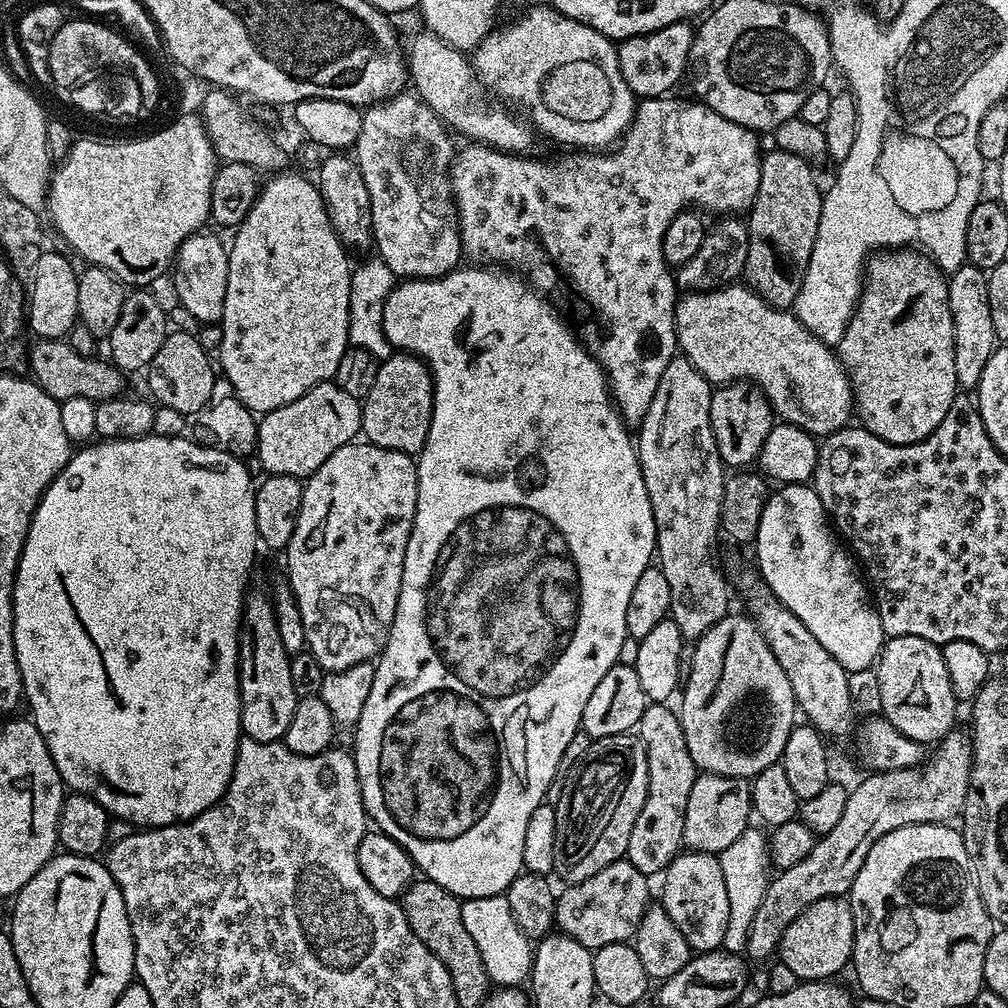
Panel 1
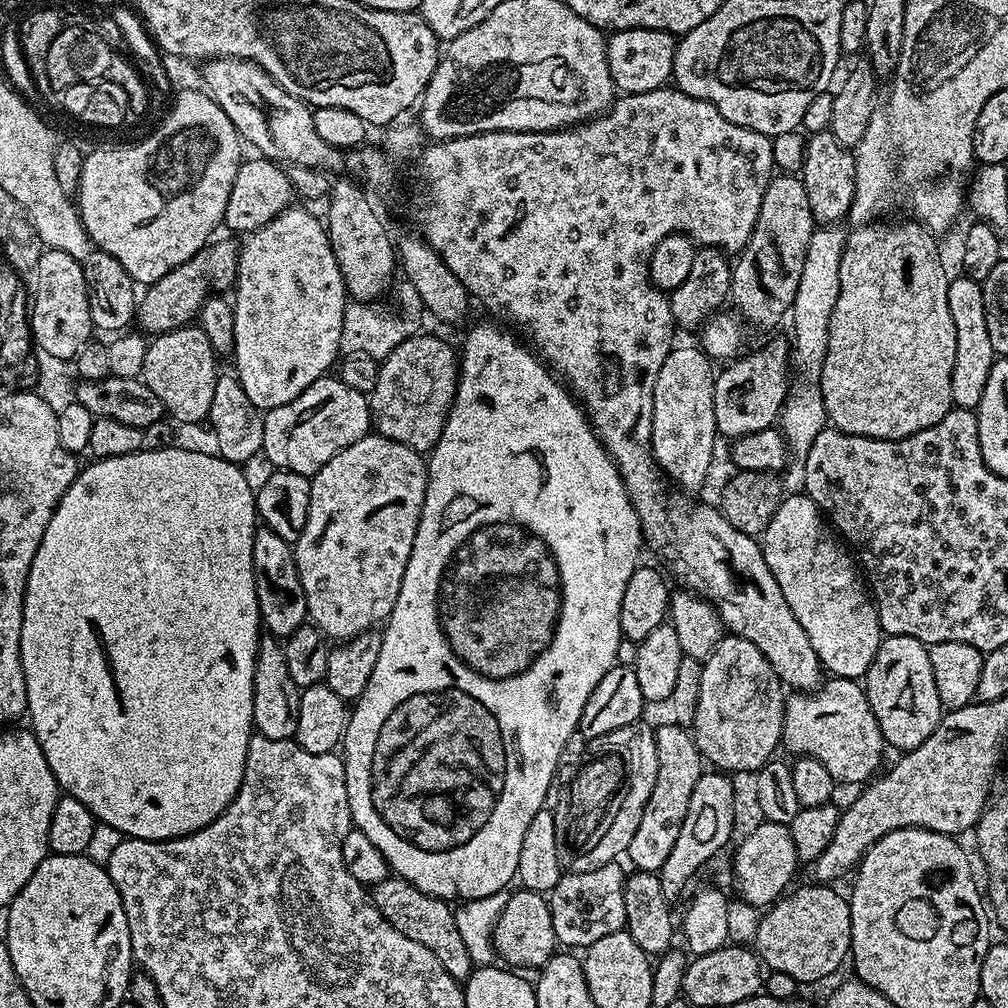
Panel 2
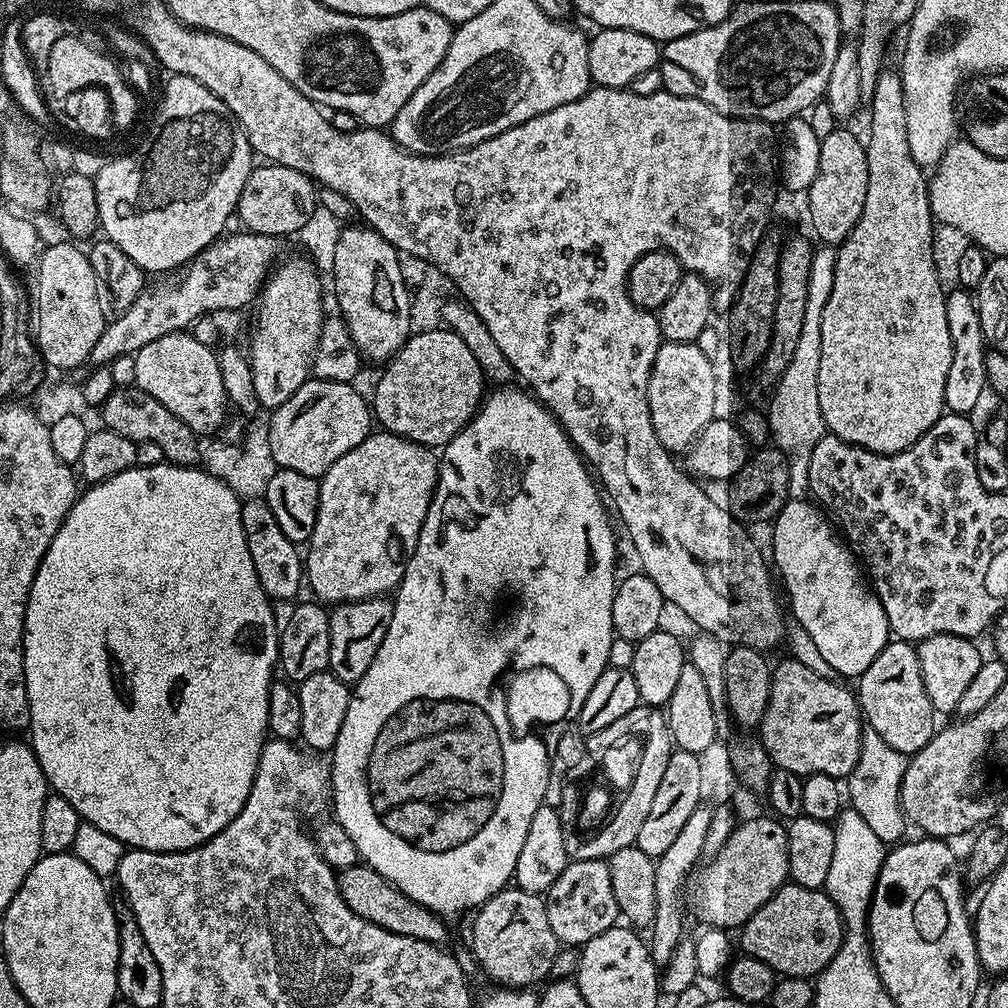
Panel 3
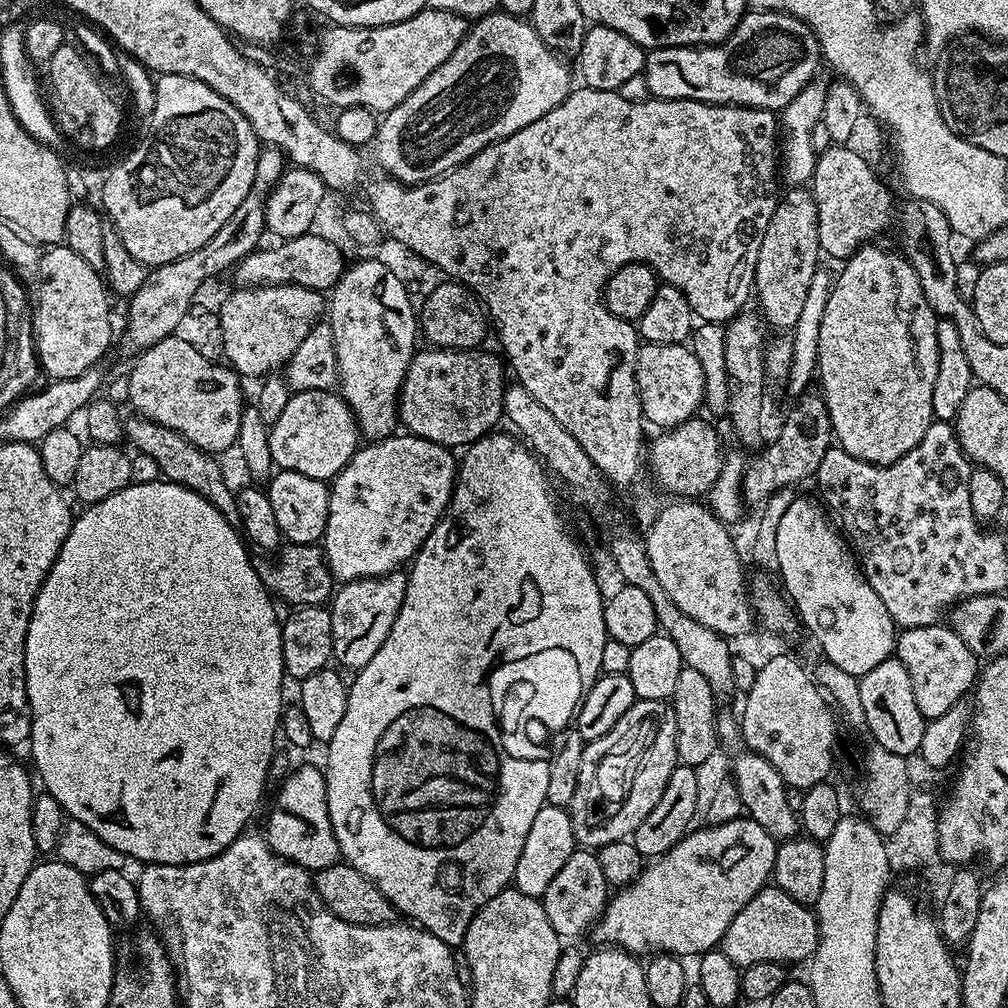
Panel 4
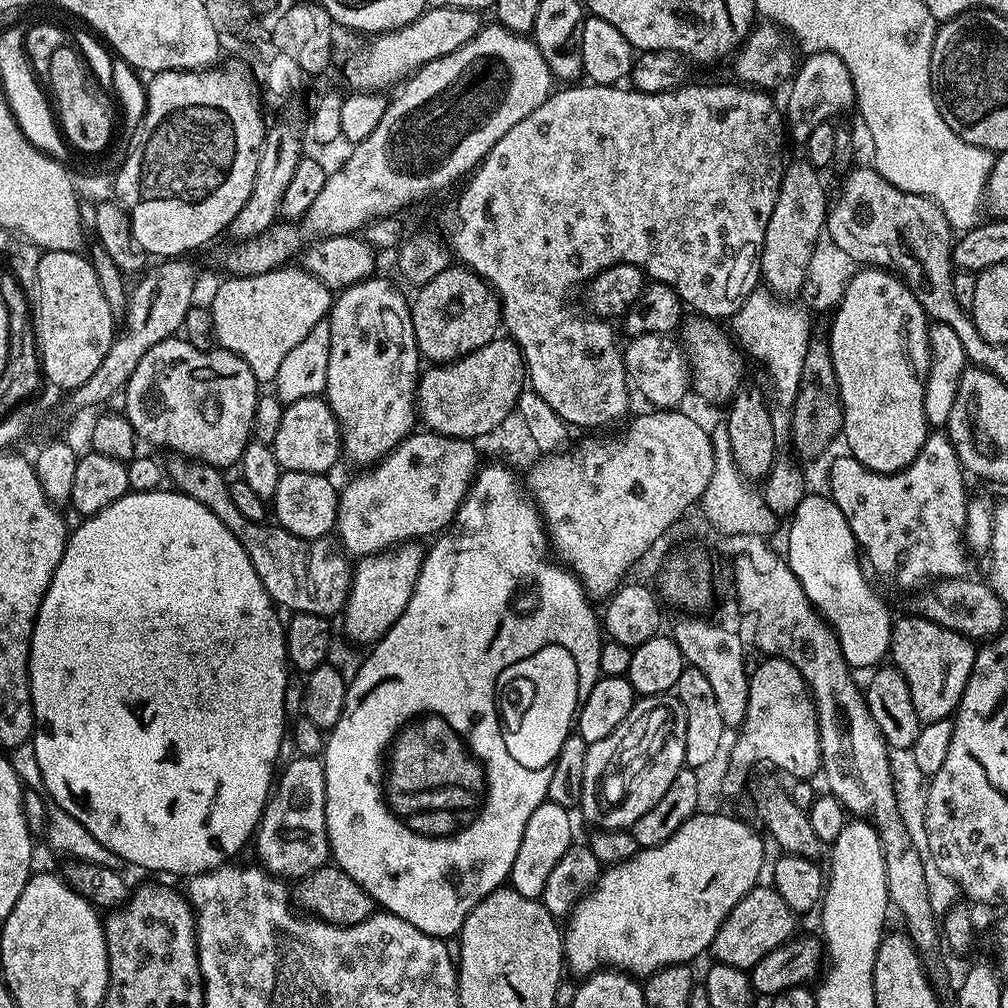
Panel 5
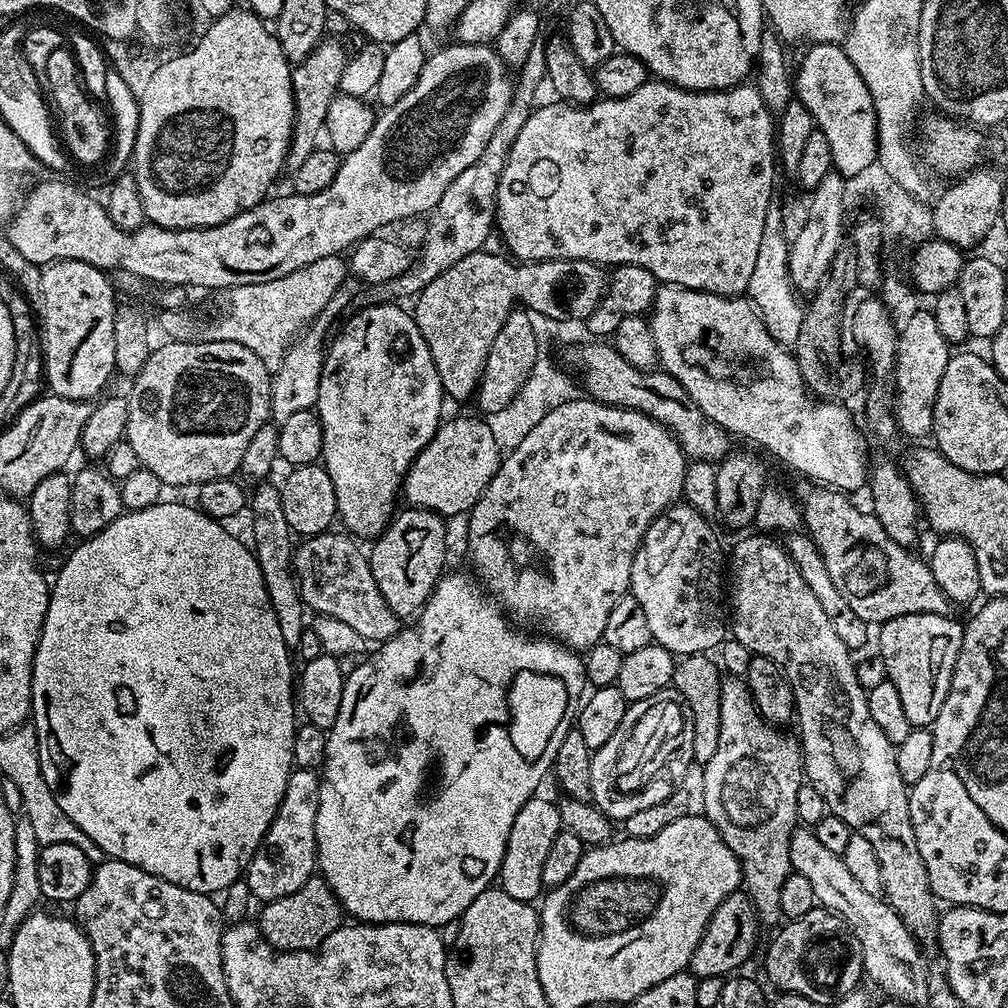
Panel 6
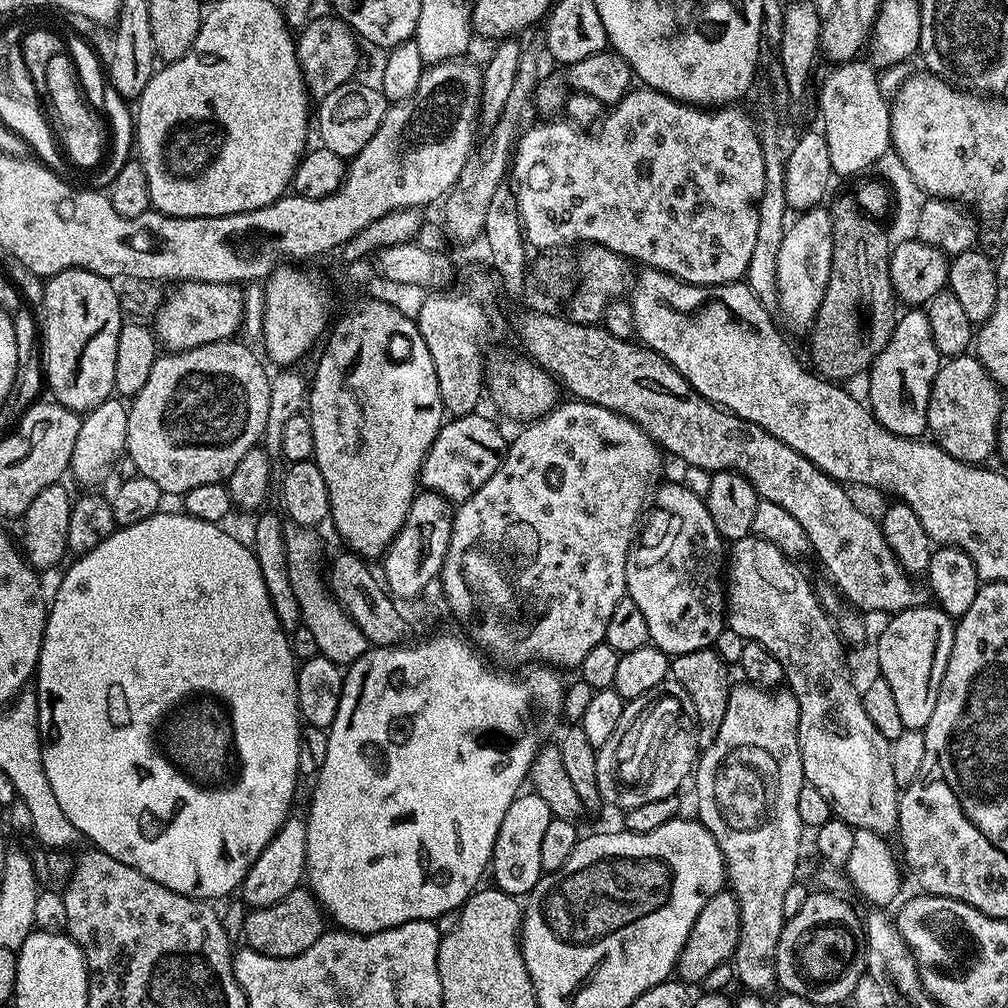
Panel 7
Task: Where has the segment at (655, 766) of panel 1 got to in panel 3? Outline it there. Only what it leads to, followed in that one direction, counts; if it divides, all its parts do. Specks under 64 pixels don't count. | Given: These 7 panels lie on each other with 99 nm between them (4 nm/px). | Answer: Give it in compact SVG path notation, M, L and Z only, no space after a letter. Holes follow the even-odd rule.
M673 751L670 762L666 762L666 771L662 773L662 782L658 785L658 795L654 797L654 803L650 805L650 814L646 814L646 822L642 822L642 827L638 830L638 838L634 847L642 850L642 854L650 854L653 858L666 854L666 849L678 839L678 833L682 830L682 826L686 826L690 814L694 814L694 810L701 807L700 770L697 753Z

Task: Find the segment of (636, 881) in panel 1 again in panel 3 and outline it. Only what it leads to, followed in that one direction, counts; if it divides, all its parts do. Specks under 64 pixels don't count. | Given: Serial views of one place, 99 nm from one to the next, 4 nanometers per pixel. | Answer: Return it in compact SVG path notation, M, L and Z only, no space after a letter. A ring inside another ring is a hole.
M573 859L562 874L558 874L554 886L548 888L544 905L546 918L550 918L550 930L554 930L561 945L583 946L590 938L598 938L598 934L617 927L618 913L607 860Z

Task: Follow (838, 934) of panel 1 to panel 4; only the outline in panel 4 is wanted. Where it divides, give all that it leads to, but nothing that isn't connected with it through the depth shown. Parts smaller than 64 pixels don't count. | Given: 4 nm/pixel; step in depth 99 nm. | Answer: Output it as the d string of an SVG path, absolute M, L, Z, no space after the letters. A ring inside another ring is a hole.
M765 886L742 910L738 910L738 915L730 926L726 926L726 934L722 941L722 951L730 962L734 962L736 967L743 970L754 966L758 962L774 962L785 966L796 964L799 960L807 961L816 955L816 947L820 945L820 922L817 913L811 907L786 894L781 888L775 886Z

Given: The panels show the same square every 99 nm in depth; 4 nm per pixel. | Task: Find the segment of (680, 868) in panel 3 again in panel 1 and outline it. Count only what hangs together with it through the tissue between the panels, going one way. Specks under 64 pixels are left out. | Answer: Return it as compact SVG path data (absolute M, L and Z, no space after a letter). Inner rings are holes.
M700 772L694 786L690 786L690 802L686 802L683 847L694 852L718 854L750 827L753 816L752 789L747 779Z

